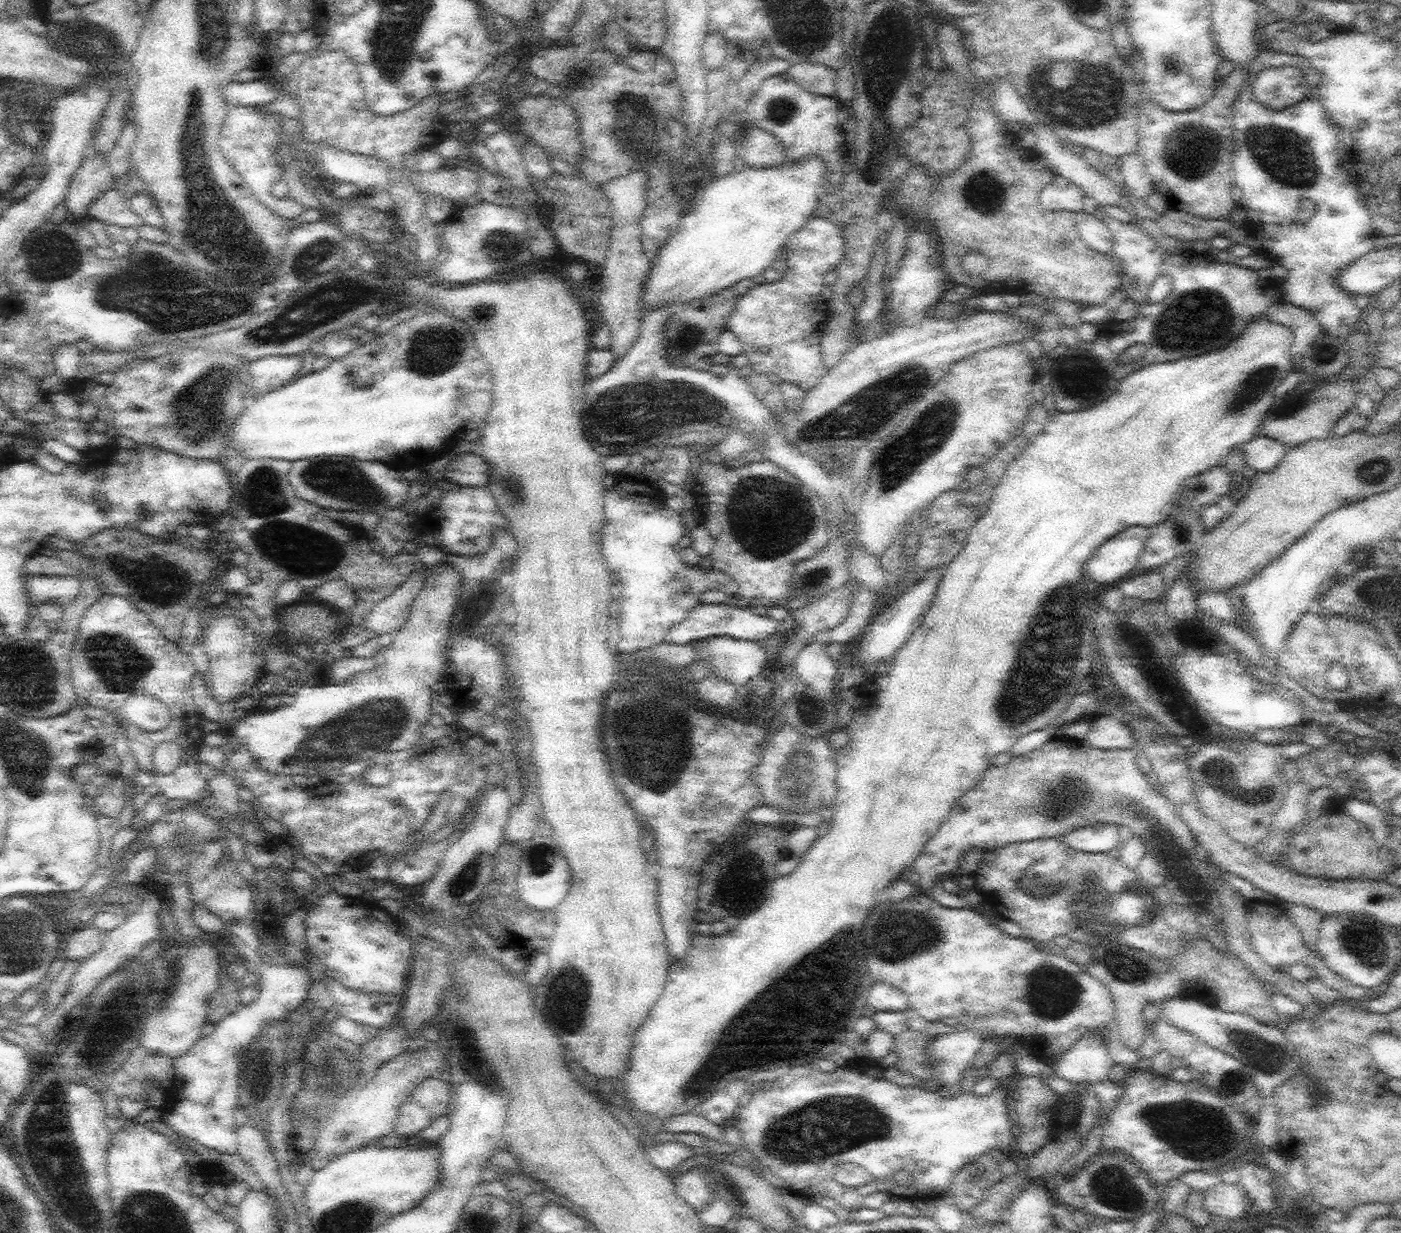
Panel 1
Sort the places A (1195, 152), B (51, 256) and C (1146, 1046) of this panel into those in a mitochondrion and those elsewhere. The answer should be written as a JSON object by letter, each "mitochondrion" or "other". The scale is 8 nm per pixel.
{"A":"mitochondrion","B":"mitochondrion","C":"other"}

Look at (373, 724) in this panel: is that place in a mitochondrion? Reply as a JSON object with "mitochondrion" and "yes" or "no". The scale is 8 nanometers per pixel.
{"mitochondrion":"yes"}

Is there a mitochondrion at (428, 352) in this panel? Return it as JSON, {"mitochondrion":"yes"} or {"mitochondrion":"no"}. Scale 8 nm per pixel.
{"mitochondrion":"yes"}

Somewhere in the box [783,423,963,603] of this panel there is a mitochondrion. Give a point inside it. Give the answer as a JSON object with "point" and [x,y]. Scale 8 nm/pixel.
{"point":[809,580]}

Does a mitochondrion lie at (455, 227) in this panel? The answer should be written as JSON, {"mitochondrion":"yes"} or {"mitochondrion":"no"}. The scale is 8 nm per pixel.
{"mitochondrion":"no"}

